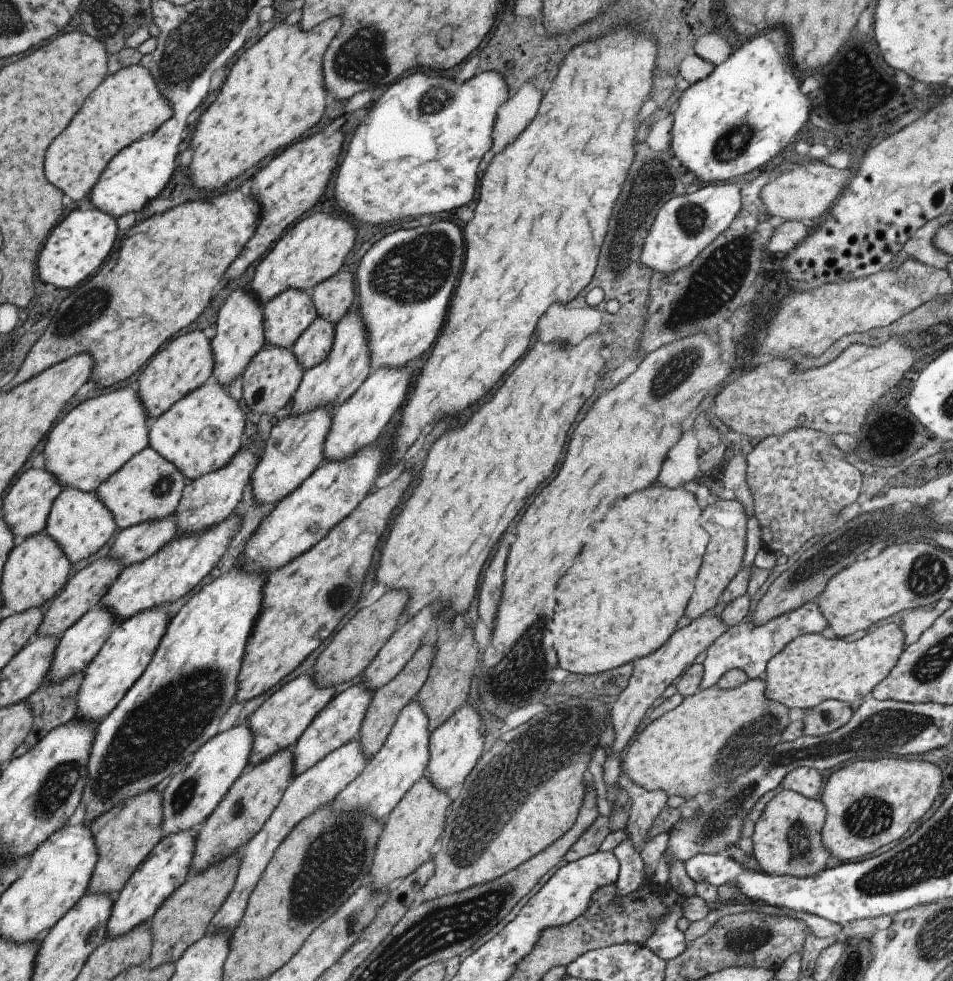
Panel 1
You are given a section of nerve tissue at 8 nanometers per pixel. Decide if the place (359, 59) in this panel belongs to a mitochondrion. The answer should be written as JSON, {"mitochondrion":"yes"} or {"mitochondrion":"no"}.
{"mitochondrion":"yes"}

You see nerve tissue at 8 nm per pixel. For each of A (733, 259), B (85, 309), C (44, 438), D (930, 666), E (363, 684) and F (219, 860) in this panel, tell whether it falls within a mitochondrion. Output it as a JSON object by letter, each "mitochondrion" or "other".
{"A":"mitochondrion","B":"mitochondrion","C":"other","D":"mitochondrion","E":"other","F":"other"}

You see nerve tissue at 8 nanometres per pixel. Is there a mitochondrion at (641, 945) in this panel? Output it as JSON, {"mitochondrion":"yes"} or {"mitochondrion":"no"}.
{"mitochondrion":"no"}

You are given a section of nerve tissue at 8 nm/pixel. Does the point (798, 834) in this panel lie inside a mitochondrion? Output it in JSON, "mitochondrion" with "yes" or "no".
{"mitochondrion":"yes"}

